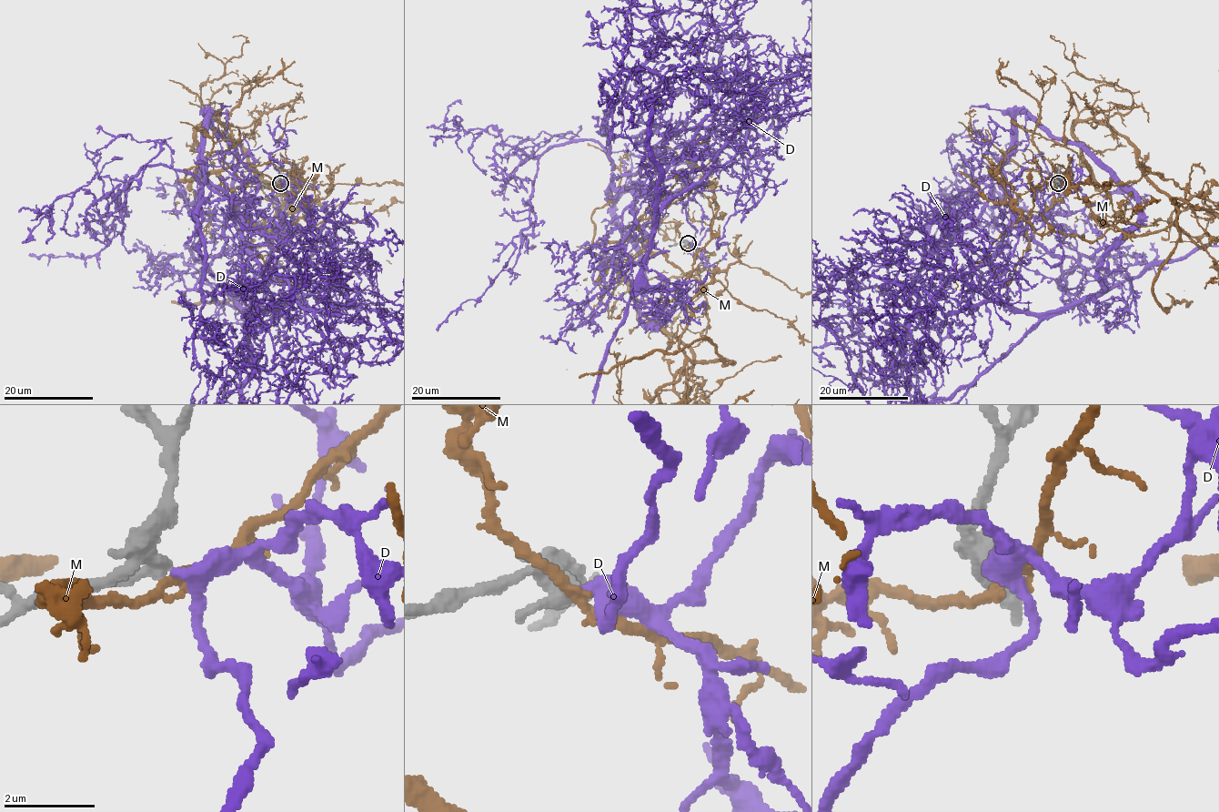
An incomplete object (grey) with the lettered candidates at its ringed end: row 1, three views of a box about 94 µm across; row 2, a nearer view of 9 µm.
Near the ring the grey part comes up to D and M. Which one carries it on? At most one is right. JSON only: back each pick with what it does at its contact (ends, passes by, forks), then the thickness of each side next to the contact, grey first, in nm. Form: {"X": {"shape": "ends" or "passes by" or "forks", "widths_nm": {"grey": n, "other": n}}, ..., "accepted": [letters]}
{"D": {"shape": "passes by", "widths_nm": {"grey": 320, "other": 320}}, "accepted": ["D"]}

